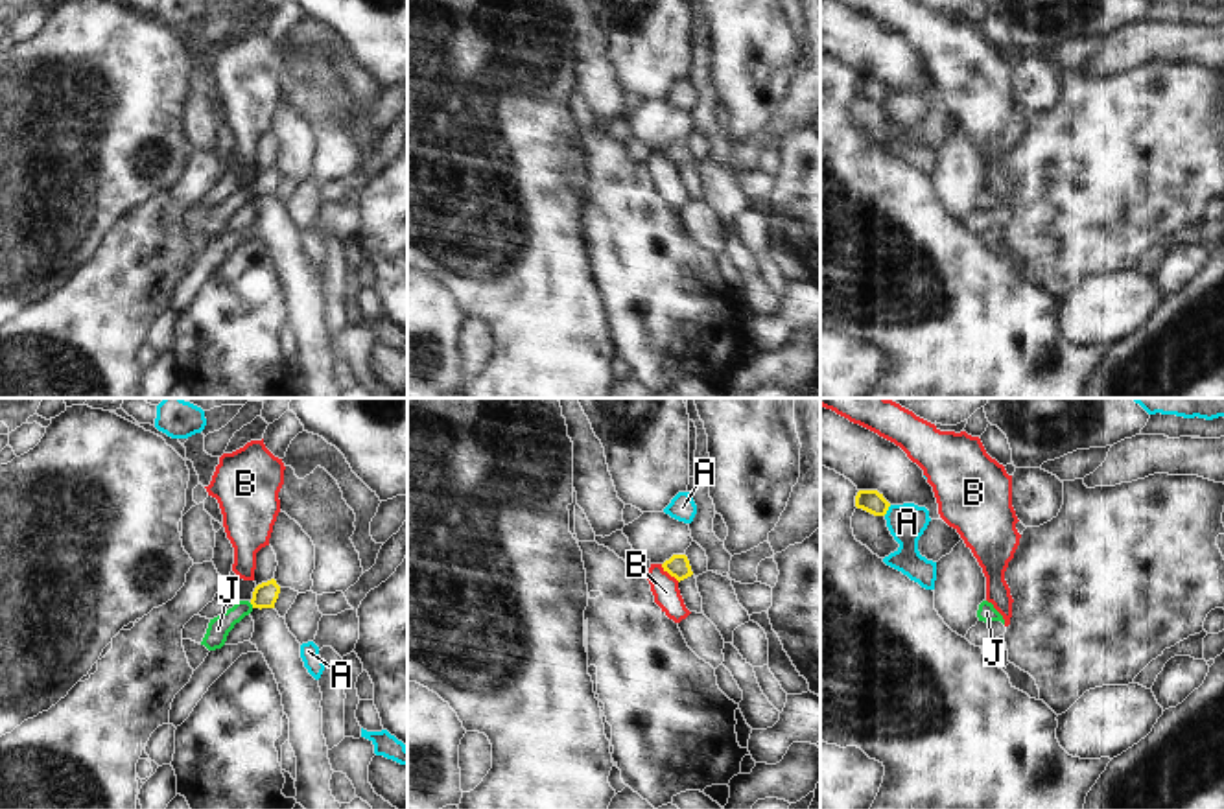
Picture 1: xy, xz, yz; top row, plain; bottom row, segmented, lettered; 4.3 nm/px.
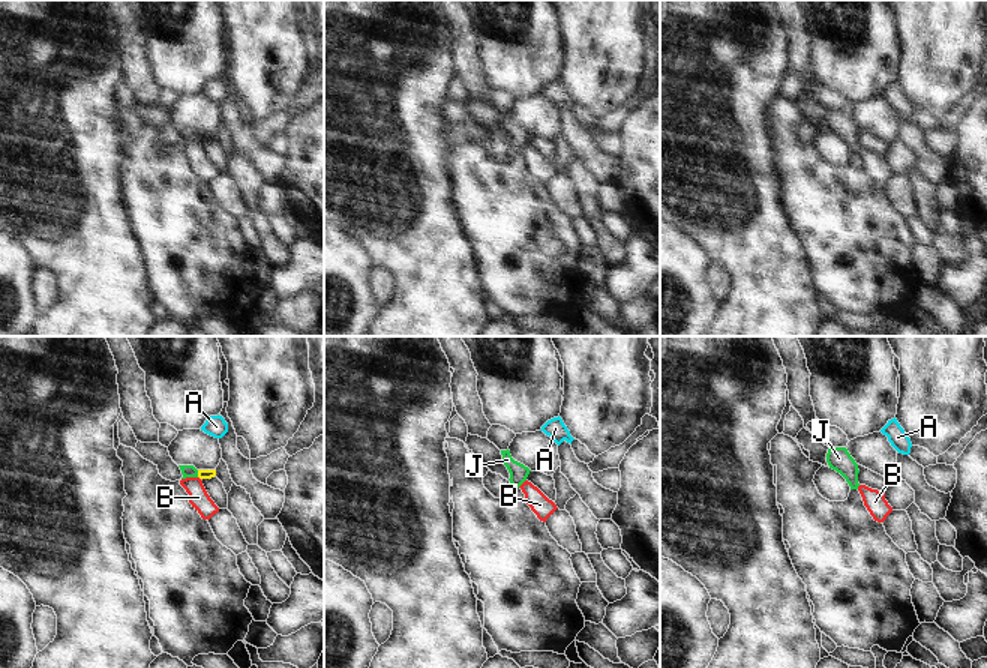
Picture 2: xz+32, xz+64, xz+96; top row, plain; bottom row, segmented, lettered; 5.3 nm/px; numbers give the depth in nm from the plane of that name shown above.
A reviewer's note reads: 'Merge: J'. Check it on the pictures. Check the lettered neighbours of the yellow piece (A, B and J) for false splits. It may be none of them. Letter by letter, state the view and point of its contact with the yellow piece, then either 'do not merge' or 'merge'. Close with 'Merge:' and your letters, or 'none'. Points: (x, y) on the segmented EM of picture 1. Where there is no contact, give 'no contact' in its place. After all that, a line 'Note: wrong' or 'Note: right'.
A: yz (887, 509) | do not merge
B: xz (670, 574) | do not merge
J: xy (251, 603) | merge
Merge: J
Note: right

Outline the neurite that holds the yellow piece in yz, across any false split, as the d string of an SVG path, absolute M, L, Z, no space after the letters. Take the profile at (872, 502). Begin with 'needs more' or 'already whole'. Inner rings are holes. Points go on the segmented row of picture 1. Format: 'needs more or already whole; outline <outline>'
already whole; outline M859 490L855 496L855 507L874 516L885 516L890 503L877 490Z

